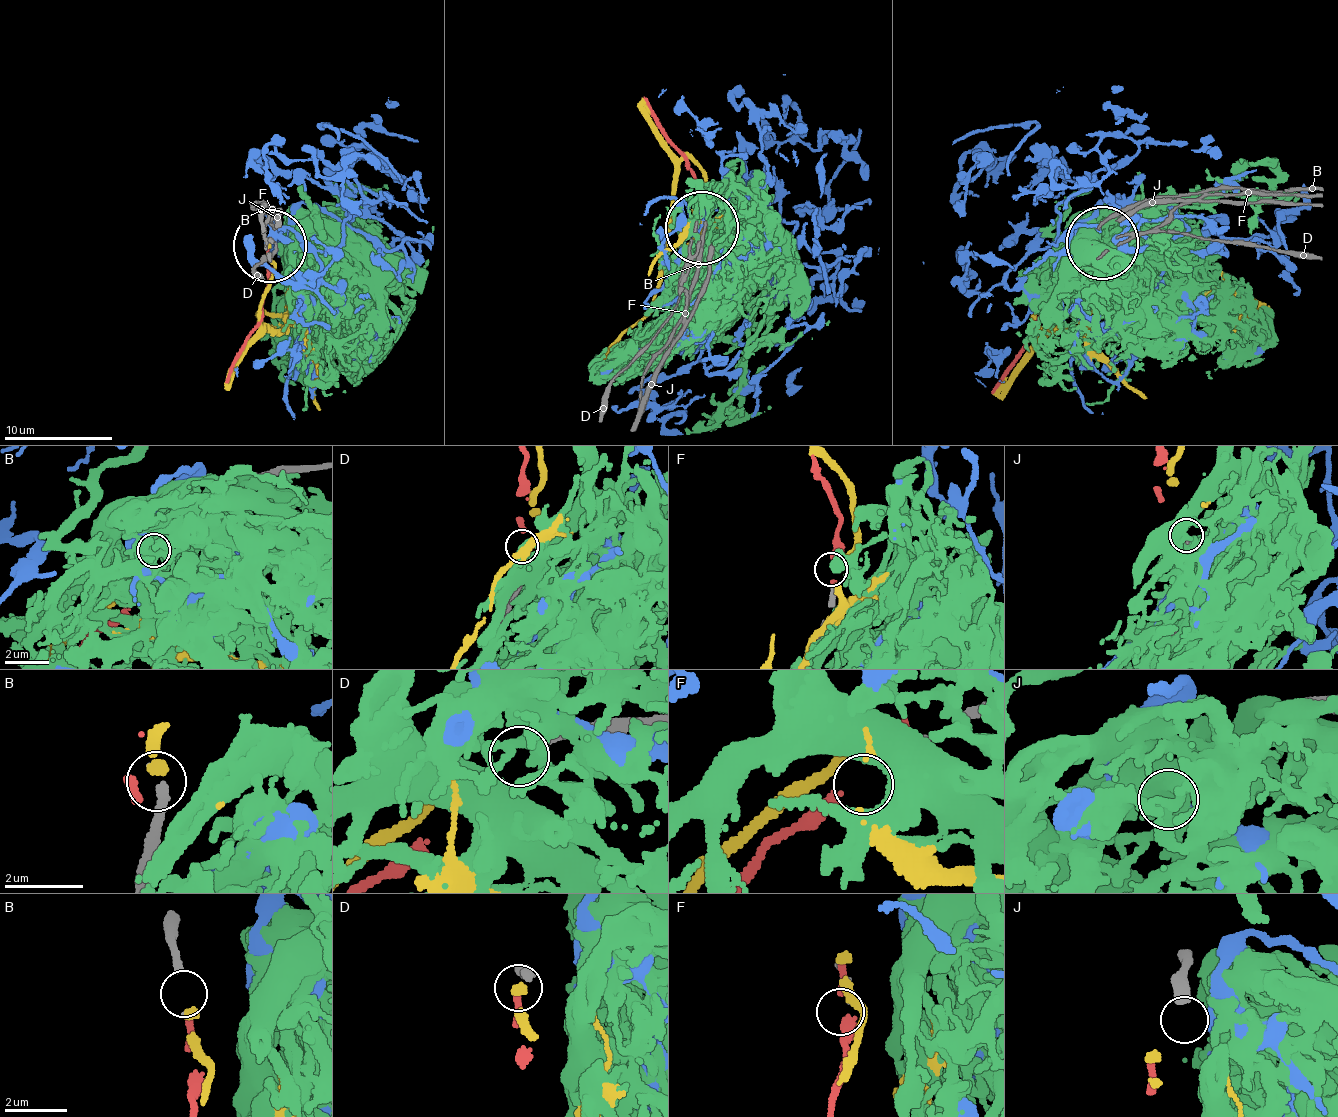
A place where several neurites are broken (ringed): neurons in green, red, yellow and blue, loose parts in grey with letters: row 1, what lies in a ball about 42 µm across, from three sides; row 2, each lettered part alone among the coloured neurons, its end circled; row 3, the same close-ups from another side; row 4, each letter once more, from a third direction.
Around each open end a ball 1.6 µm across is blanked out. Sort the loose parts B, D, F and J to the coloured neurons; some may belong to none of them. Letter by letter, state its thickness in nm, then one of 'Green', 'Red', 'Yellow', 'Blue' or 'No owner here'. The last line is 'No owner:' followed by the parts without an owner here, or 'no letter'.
B: Thickness 240 nm. Yellow
D: Thickness 200 nm. Red
F: Thickness 240 nm. No owner here
J: Thickness 400 nm. No owner here
No owner: F, J

